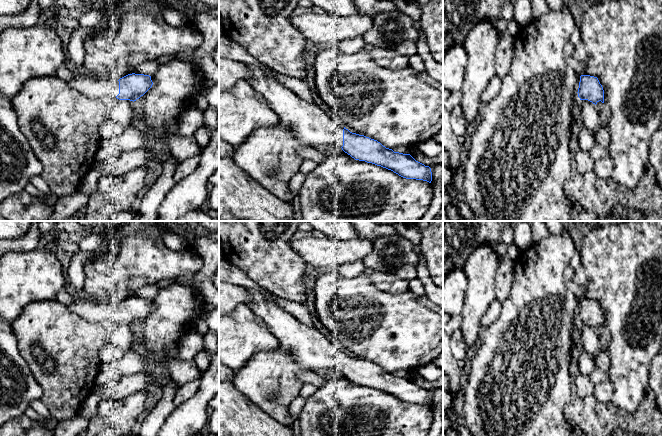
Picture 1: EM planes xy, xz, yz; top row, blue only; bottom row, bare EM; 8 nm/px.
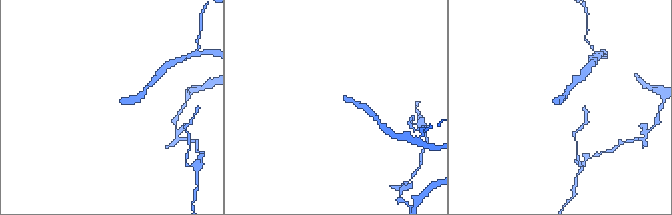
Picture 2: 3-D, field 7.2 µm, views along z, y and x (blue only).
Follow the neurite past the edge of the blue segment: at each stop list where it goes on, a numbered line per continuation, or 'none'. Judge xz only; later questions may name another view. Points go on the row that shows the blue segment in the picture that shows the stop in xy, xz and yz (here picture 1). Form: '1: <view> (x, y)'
1: xz (305, 120)

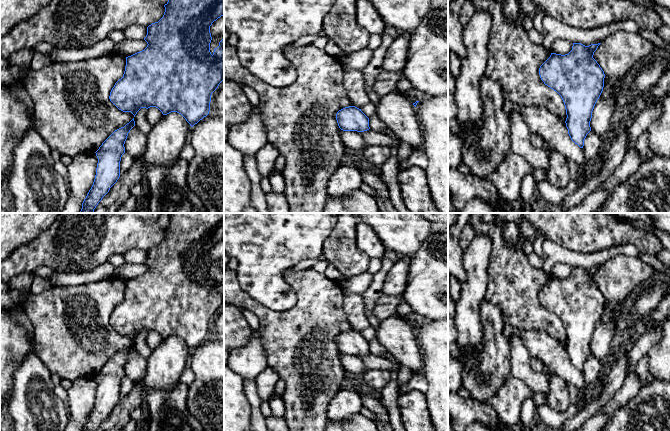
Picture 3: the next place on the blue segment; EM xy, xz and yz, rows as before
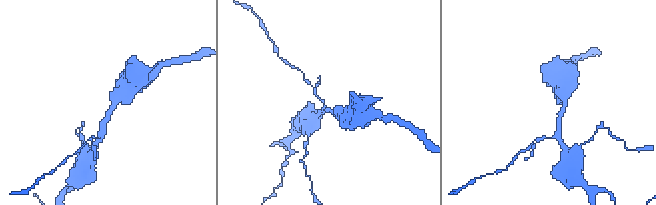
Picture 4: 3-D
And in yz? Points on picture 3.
none

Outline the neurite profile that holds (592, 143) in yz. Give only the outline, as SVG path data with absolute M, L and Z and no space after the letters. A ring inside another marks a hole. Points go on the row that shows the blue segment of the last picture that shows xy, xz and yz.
M592 130L587 134L584 140L584 156L588 165L600 158L600 147L602 145L602 137L595 134Z

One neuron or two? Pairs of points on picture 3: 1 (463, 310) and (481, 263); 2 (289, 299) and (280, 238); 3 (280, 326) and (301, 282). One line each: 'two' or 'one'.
1: one
2: one
3: one

